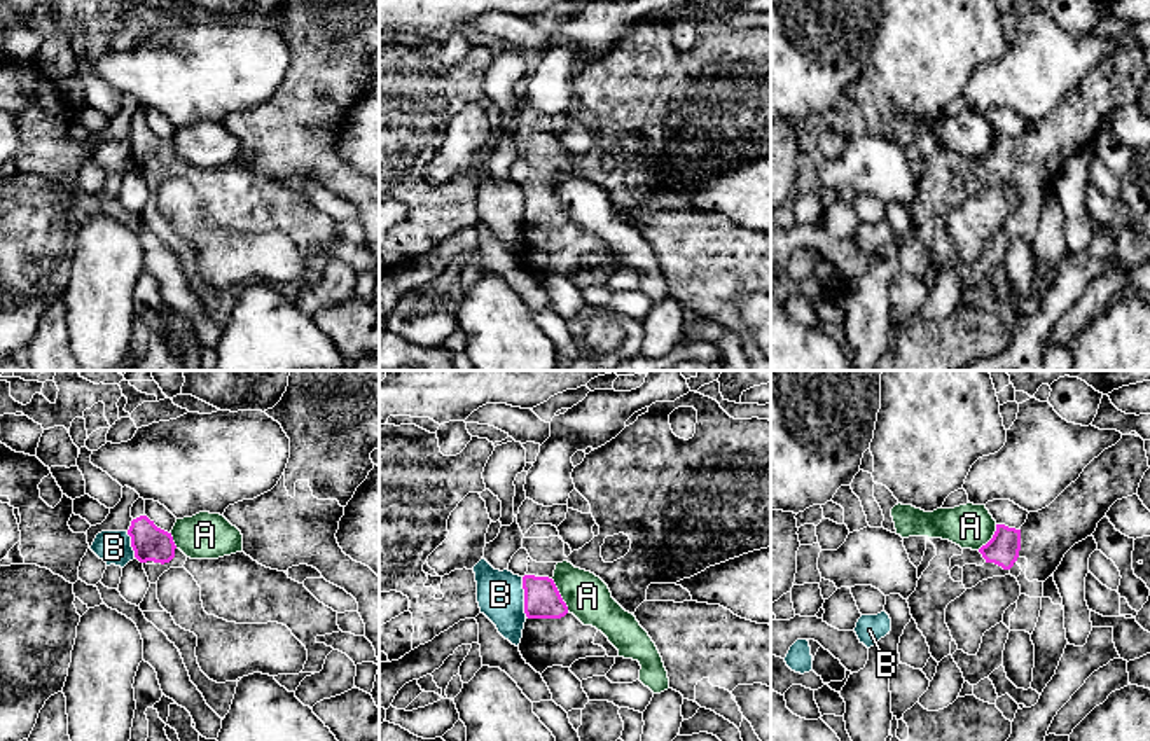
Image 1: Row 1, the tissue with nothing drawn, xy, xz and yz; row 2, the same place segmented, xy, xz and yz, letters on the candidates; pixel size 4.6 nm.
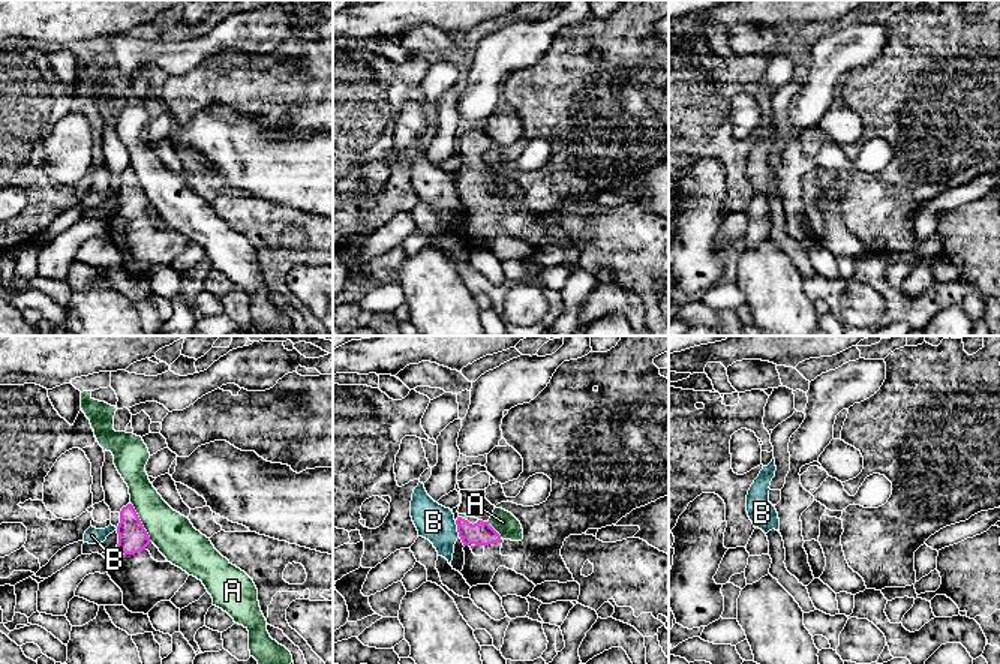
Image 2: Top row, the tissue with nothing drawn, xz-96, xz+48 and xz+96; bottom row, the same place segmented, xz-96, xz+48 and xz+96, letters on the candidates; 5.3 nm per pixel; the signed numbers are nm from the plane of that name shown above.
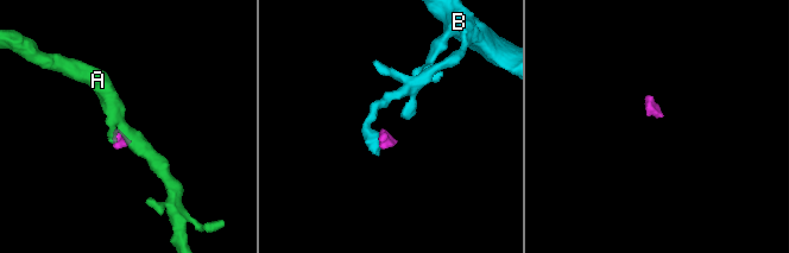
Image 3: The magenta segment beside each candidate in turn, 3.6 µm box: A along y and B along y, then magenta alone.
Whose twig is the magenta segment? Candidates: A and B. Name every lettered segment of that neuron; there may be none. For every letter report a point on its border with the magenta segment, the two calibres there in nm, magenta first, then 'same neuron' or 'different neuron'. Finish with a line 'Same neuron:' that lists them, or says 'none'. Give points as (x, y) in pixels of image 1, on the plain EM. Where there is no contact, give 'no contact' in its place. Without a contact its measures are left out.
A: xz (560, 203) | 170/200 nm | different neuron
B: xz (525, 205) | 170/220 nm | different neuron
Same neuron: none

